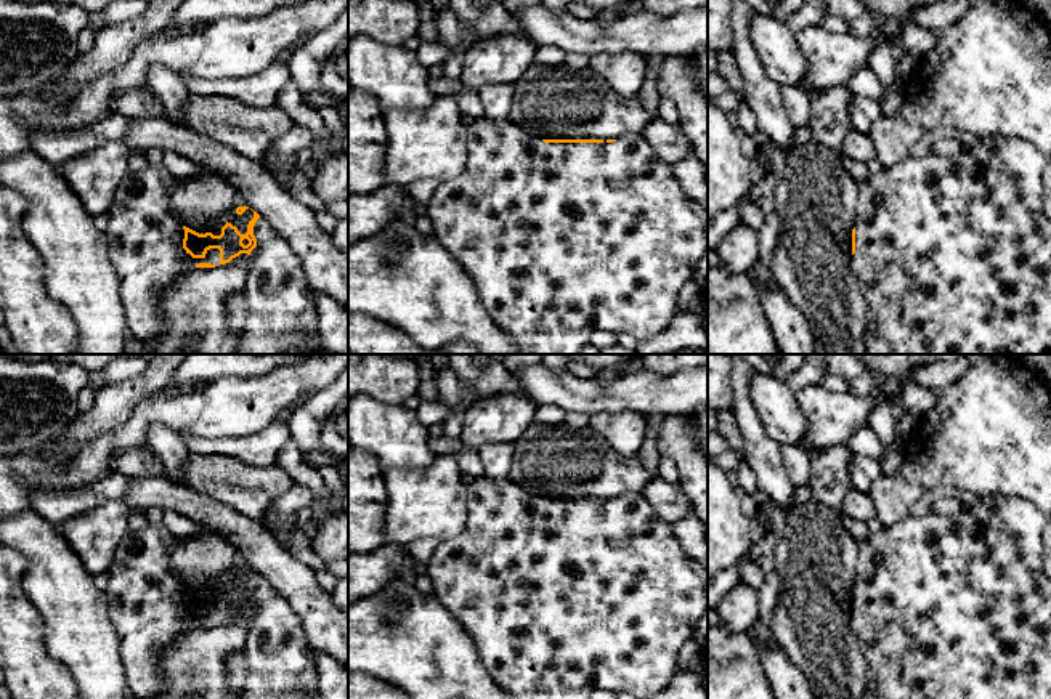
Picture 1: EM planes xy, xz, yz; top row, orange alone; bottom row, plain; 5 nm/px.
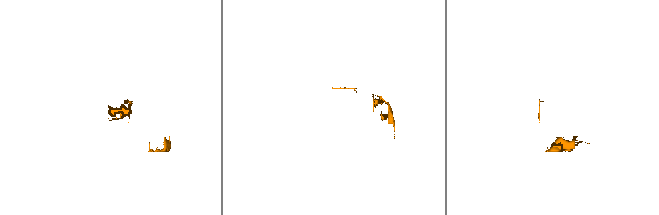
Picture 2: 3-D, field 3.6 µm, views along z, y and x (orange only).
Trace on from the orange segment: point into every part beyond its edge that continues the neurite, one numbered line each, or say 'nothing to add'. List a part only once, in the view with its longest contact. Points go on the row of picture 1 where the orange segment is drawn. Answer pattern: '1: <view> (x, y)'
1: xz (562, 239)

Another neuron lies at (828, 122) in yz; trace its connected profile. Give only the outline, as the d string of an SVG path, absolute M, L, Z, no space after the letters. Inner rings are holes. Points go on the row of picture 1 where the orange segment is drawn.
M846 85L814 93L810 96L810 120L807 127L814 143L841 152L842 141L850 130L849 103L854 95Z

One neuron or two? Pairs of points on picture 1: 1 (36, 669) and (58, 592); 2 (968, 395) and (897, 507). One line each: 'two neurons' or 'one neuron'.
1: two neurons
2: one neuron

